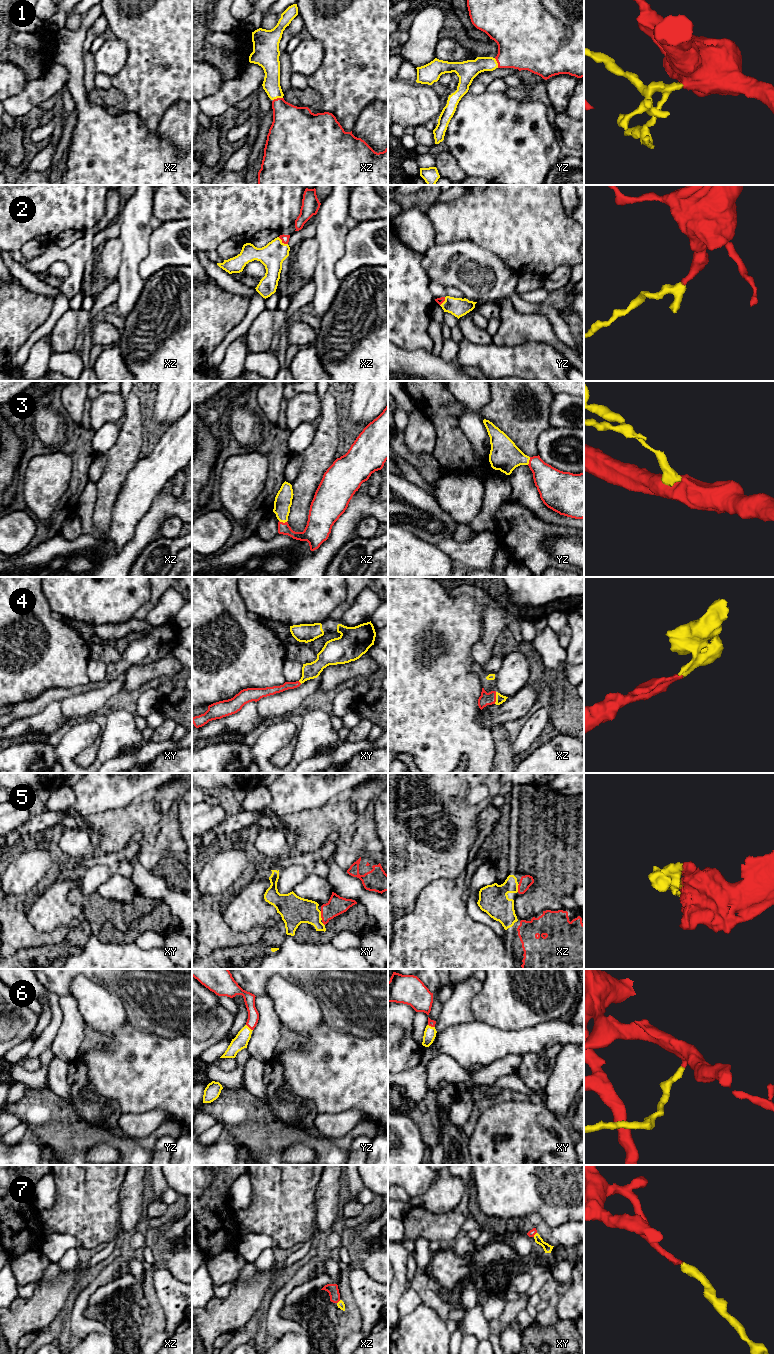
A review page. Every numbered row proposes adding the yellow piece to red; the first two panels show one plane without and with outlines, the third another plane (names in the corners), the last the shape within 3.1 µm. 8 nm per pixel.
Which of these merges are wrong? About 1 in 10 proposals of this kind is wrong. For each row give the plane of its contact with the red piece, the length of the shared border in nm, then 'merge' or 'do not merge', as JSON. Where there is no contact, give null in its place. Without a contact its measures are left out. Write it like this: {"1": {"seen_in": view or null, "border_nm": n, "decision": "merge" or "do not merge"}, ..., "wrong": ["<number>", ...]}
{"1": {"seen_in": "xz", "border_nm": 80, "decision": "merge"}, "2": {"seen_in": "xz", "border_nm": 100, "decision": "merge"}, "3": {"seen_in": "xz", "border_nm": 70, "decision": "merge"}, "4": {"seen_in": "xz", "border_nm": 100, "decision": "merge"}, "5": {"seen_in": "xy", "border_nm": 70, "decision": "merge"}, "6": {"seen_in": "yz", "border_nm": 80, "decision": "merge"}, "7": {"seen_in": "xz", "border_nm": 40, "decision": "merge"}, "wrong": []}

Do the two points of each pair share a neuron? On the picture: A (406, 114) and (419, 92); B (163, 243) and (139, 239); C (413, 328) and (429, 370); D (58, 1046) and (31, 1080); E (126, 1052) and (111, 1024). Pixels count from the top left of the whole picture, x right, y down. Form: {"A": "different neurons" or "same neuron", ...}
{"A": "same neuron", "B": "different neurons", "C": "different neurons", "D": "different neurons", "E": "different neurons"}

